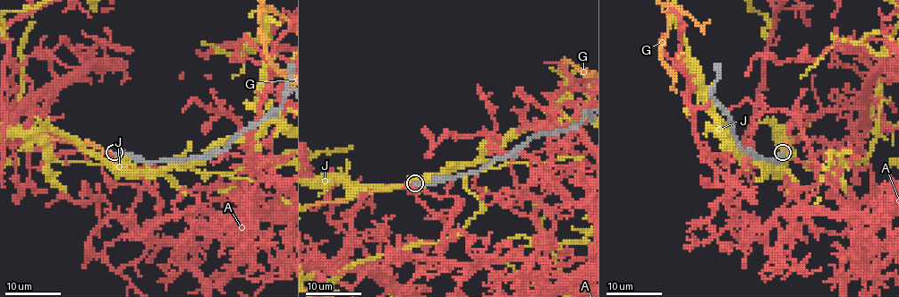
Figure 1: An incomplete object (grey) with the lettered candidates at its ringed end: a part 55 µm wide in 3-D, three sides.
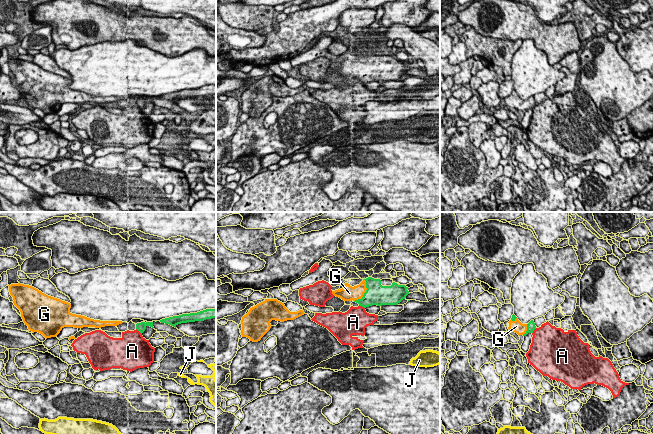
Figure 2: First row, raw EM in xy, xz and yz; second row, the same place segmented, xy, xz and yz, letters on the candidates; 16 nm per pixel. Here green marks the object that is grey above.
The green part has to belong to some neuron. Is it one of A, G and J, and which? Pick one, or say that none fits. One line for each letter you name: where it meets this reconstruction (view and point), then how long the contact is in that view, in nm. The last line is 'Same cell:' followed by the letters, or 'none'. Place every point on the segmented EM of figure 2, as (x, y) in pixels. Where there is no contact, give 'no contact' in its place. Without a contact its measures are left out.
G: contact xz (365, 292); length 400 nm
Same cell: G

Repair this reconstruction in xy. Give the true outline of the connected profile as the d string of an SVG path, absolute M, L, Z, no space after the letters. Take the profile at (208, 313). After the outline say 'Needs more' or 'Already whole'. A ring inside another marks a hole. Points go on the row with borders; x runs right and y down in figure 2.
M206 309L197 313L182 314L160 320L161 323L169 324L176 328L178 324L204 321L206 319L216 318L216 309Z. Already whole

